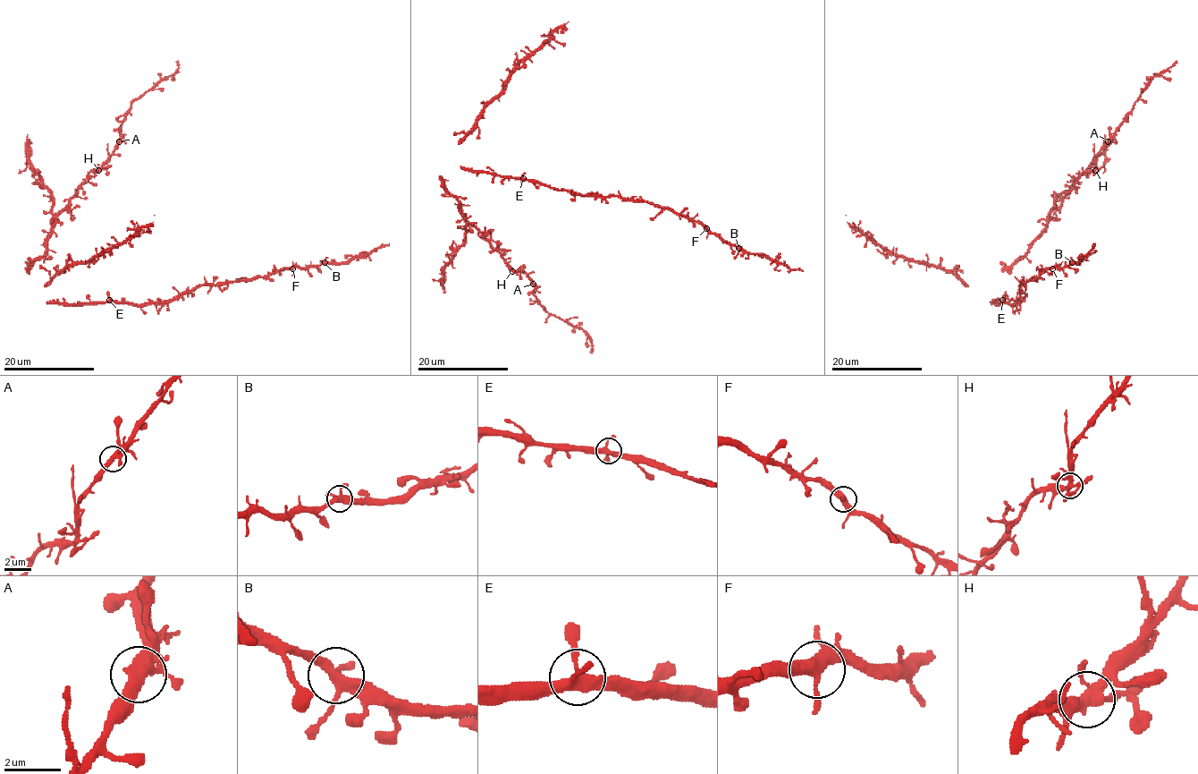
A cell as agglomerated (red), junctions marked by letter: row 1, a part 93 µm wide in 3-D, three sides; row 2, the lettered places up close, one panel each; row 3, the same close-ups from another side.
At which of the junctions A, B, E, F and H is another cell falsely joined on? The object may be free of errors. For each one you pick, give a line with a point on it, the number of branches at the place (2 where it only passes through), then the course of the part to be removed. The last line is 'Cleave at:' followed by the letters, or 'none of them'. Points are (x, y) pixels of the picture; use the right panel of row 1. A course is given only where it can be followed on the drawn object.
Cleave at: none of them

